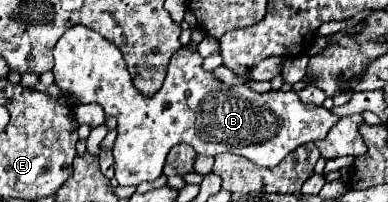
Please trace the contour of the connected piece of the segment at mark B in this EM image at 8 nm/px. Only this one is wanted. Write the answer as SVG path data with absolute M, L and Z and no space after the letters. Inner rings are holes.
M77 24L57 42L53 74L55 84L77 104L99 104L107 116L117 120L113 156L119 186L139 186L145 180L157 180L175 144L191 144L203 156L231 152L249 158L257 166L273 168L297 146L323 140L339 120L337 114L323 106L303 104L293 90L255 94L247 86L229 88L203 70L201 64L203 58L197 52L177 50L161 90L145 98L135 90L119 48L95 30ZM207 110L209 114L205 114Z

